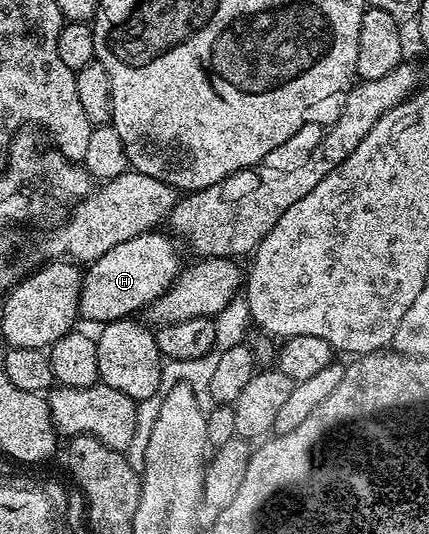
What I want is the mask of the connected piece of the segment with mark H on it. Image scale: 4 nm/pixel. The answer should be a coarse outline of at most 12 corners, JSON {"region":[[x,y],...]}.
{"region":[[166,233],[133,236],[83,270],[79,312],[146,311],[181,269]]}

